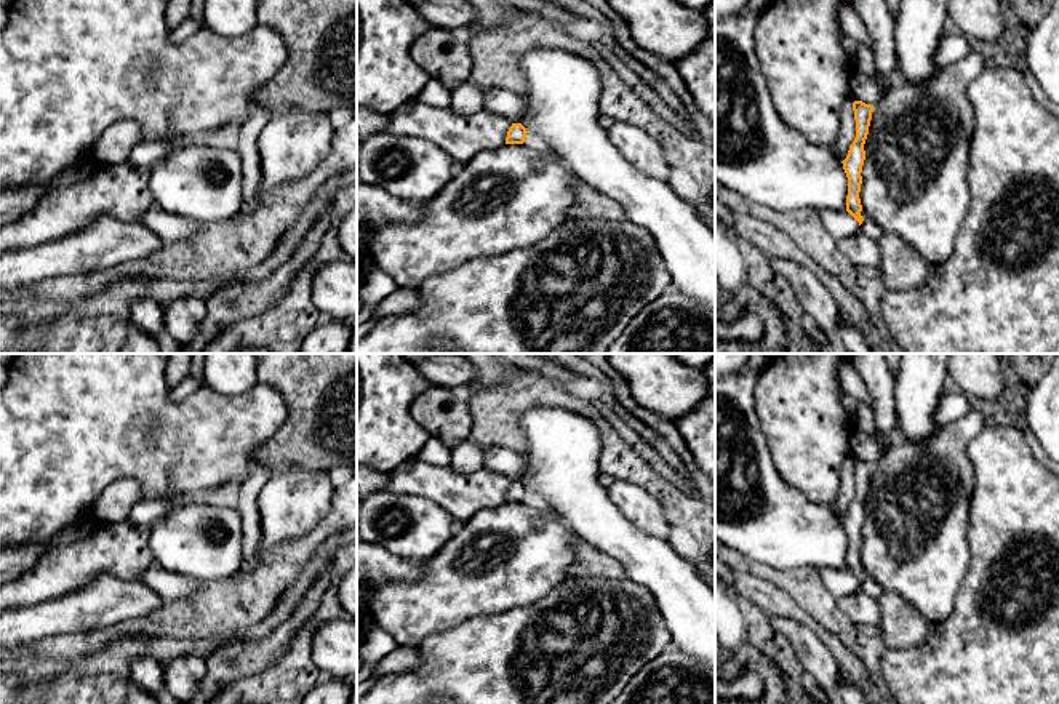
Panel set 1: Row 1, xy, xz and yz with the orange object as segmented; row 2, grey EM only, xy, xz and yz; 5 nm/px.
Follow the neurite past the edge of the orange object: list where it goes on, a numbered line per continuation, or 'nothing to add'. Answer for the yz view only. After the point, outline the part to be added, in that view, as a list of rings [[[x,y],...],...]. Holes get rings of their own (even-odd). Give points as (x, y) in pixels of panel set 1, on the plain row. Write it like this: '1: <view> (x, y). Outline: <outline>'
nothing to add

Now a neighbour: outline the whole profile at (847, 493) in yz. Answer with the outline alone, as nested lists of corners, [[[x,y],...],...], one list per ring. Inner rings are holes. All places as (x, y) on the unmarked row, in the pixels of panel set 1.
[[[849,450],[846,453],[846,464],[841,470],[841,485],[835,504],[832,506],[835,514],[843,520],[848,514],[849,504],[856,496],[856,478],[853,469],[854,453]]]

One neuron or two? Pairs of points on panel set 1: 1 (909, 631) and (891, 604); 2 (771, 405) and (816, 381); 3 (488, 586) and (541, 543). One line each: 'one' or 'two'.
1: one
2: one
3: one

